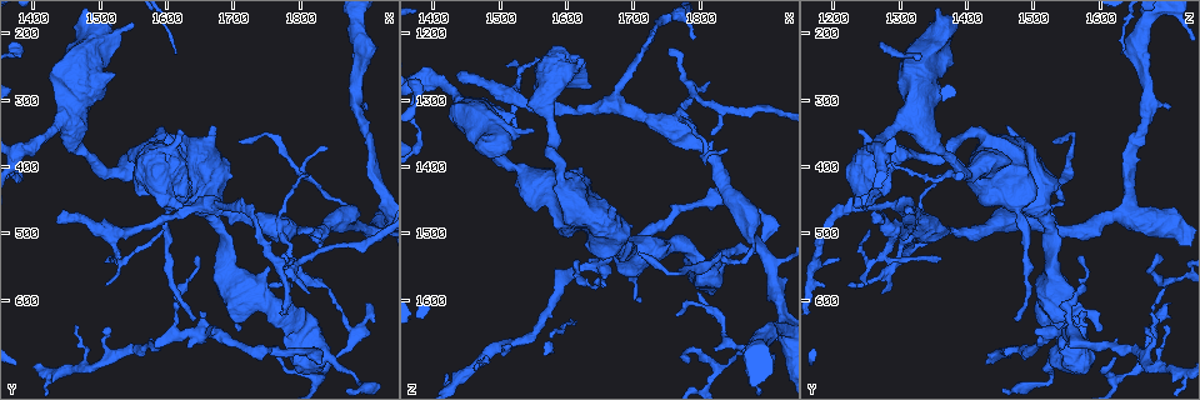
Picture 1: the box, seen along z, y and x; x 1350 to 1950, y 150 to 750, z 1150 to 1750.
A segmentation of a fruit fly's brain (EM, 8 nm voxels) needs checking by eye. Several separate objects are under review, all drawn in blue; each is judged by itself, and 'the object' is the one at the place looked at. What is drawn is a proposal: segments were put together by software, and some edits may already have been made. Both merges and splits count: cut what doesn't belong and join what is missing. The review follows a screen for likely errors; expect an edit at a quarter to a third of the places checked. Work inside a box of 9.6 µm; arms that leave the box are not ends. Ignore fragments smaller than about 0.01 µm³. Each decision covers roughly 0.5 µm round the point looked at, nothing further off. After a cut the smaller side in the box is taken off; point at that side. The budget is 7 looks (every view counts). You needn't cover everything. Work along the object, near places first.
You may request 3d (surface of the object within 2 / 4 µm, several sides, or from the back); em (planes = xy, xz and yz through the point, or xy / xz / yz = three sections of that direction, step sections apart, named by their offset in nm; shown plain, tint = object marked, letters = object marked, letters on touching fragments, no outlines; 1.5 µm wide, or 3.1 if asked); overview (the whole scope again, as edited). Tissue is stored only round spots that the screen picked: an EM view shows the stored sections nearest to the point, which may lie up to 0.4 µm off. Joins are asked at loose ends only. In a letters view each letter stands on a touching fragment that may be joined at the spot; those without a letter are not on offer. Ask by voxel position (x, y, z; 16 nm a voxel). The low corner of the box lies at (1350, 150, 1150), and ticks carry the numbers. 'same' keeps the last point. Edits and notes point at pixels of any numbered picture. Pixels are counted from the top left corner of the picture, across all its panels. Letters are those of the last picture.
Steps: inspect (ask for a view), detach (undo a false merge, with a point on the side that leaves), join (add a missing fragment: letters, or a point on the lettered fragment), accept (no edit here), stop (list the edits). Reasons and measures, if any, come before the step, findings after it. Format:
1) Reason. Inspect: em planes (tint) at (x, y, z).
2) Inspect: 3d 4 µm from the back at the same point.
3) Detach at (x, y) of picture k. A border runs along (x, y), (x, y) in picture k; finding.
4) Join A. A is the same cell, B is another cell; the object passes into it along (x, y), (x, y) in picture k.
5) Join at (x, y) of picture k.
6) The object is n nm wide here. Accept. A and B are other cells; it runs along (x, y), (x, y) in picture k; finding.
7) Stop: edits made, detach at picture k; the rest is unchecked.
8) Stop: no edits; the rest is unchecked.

Inspect: 3d 2 µm at (1905, 315, 1705).

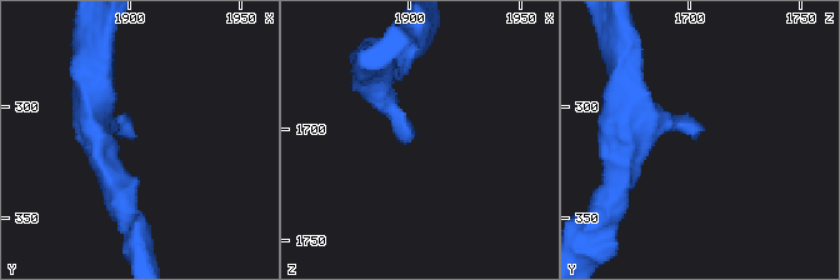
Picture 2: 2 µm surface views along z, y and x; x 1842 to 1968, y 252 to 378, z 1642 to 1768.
Inspect: em xy step 8 (tint) at (1903, 313, 1704).

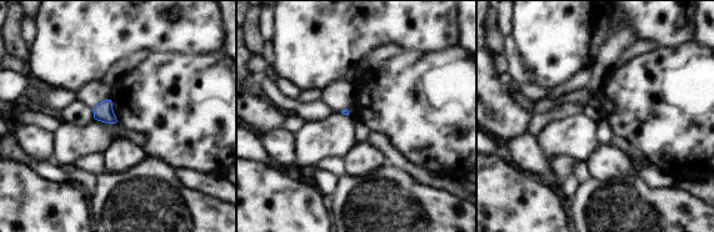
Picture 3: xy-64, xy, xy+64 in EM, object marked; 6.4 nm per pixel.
Inspect: em planes (letters) at the same point.

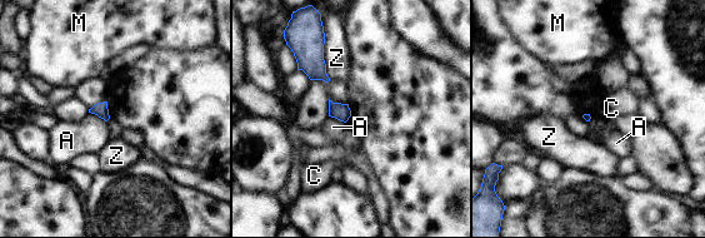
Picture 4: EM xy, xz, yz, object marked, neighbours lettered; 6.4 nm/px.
Accept. A, C, M and Z are other cells; none of them fits.

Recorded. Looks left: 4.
Long arm stops here. Inspect: em xy step 8 (tint) at (1830, 695, 1430).

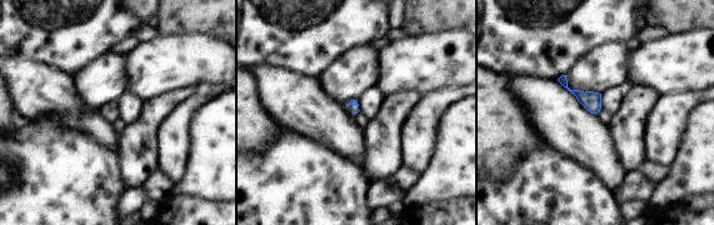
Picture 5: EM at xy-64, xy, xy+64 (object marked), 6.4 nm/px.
Inspect: em planes (letters) at the same point.

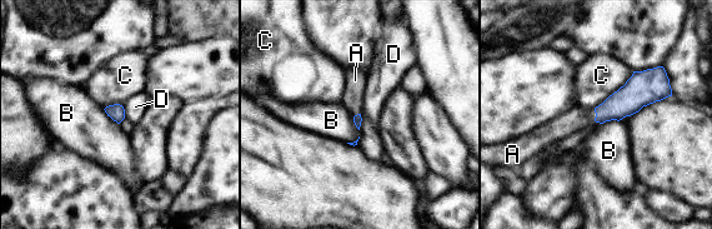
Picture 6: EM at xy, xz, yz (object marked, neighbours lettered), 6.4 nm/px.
Join A. A is the same cell, B, C and D are other cells; the object passes into it along (628, 99), (596, 115), (577, 118) in picture 6; it goes on there.

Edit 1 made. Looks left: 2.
Stop: edits made, join at picture 6; the rest is unchecked.

